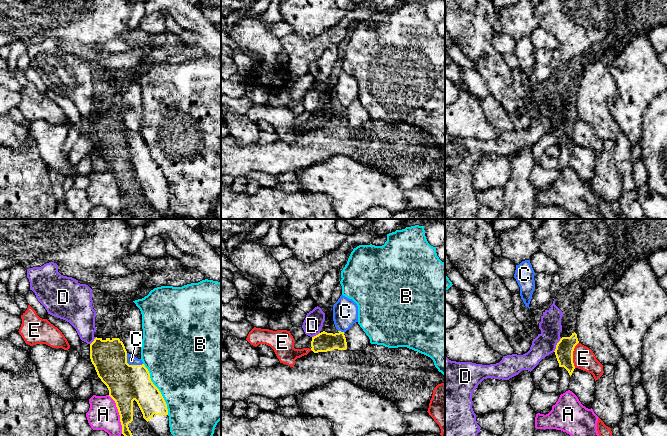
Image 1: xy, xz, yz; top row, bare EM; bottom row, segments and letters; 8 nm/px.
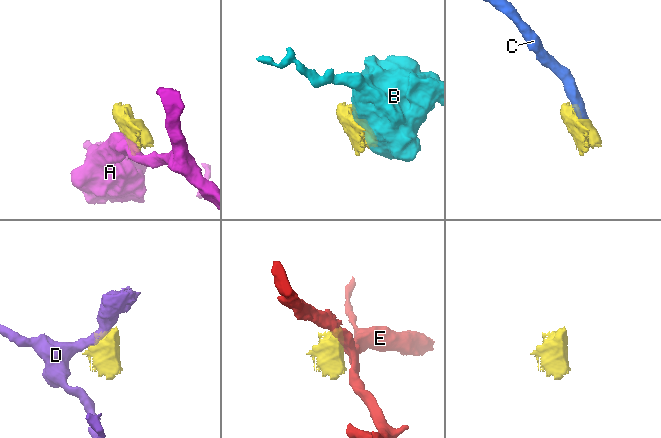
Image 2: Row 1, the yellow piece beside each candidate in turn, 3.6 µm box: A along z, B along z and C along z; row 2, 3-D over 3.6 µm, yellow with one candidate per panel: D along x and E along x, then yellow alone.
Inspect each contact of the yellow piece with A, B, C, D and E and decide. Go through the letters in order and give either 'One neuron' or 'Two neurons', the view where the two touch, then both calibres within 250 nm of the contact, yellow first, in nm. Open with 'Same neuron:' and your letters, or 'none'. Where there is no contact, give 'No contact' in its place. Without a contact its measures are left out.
Same neuron: C
A: Two neurons. Touches yellow in xy. Thickness 280 nm (yellow) against 240 nm
B: Two neurons. Touches yellow in xy. Thickness 280 nm (yellow) against 500 nm
C: One neuron. Touches yellow in xy. Thickness 300 nm (yellow) against 80 nm
D: Two neurons. Touches yellow in yz. Thickness 140 nm (yellow) against 180 nm
E: Two neurons. Touches yellow in yz. Thickness 140 nm (yellow) against 180 nm

